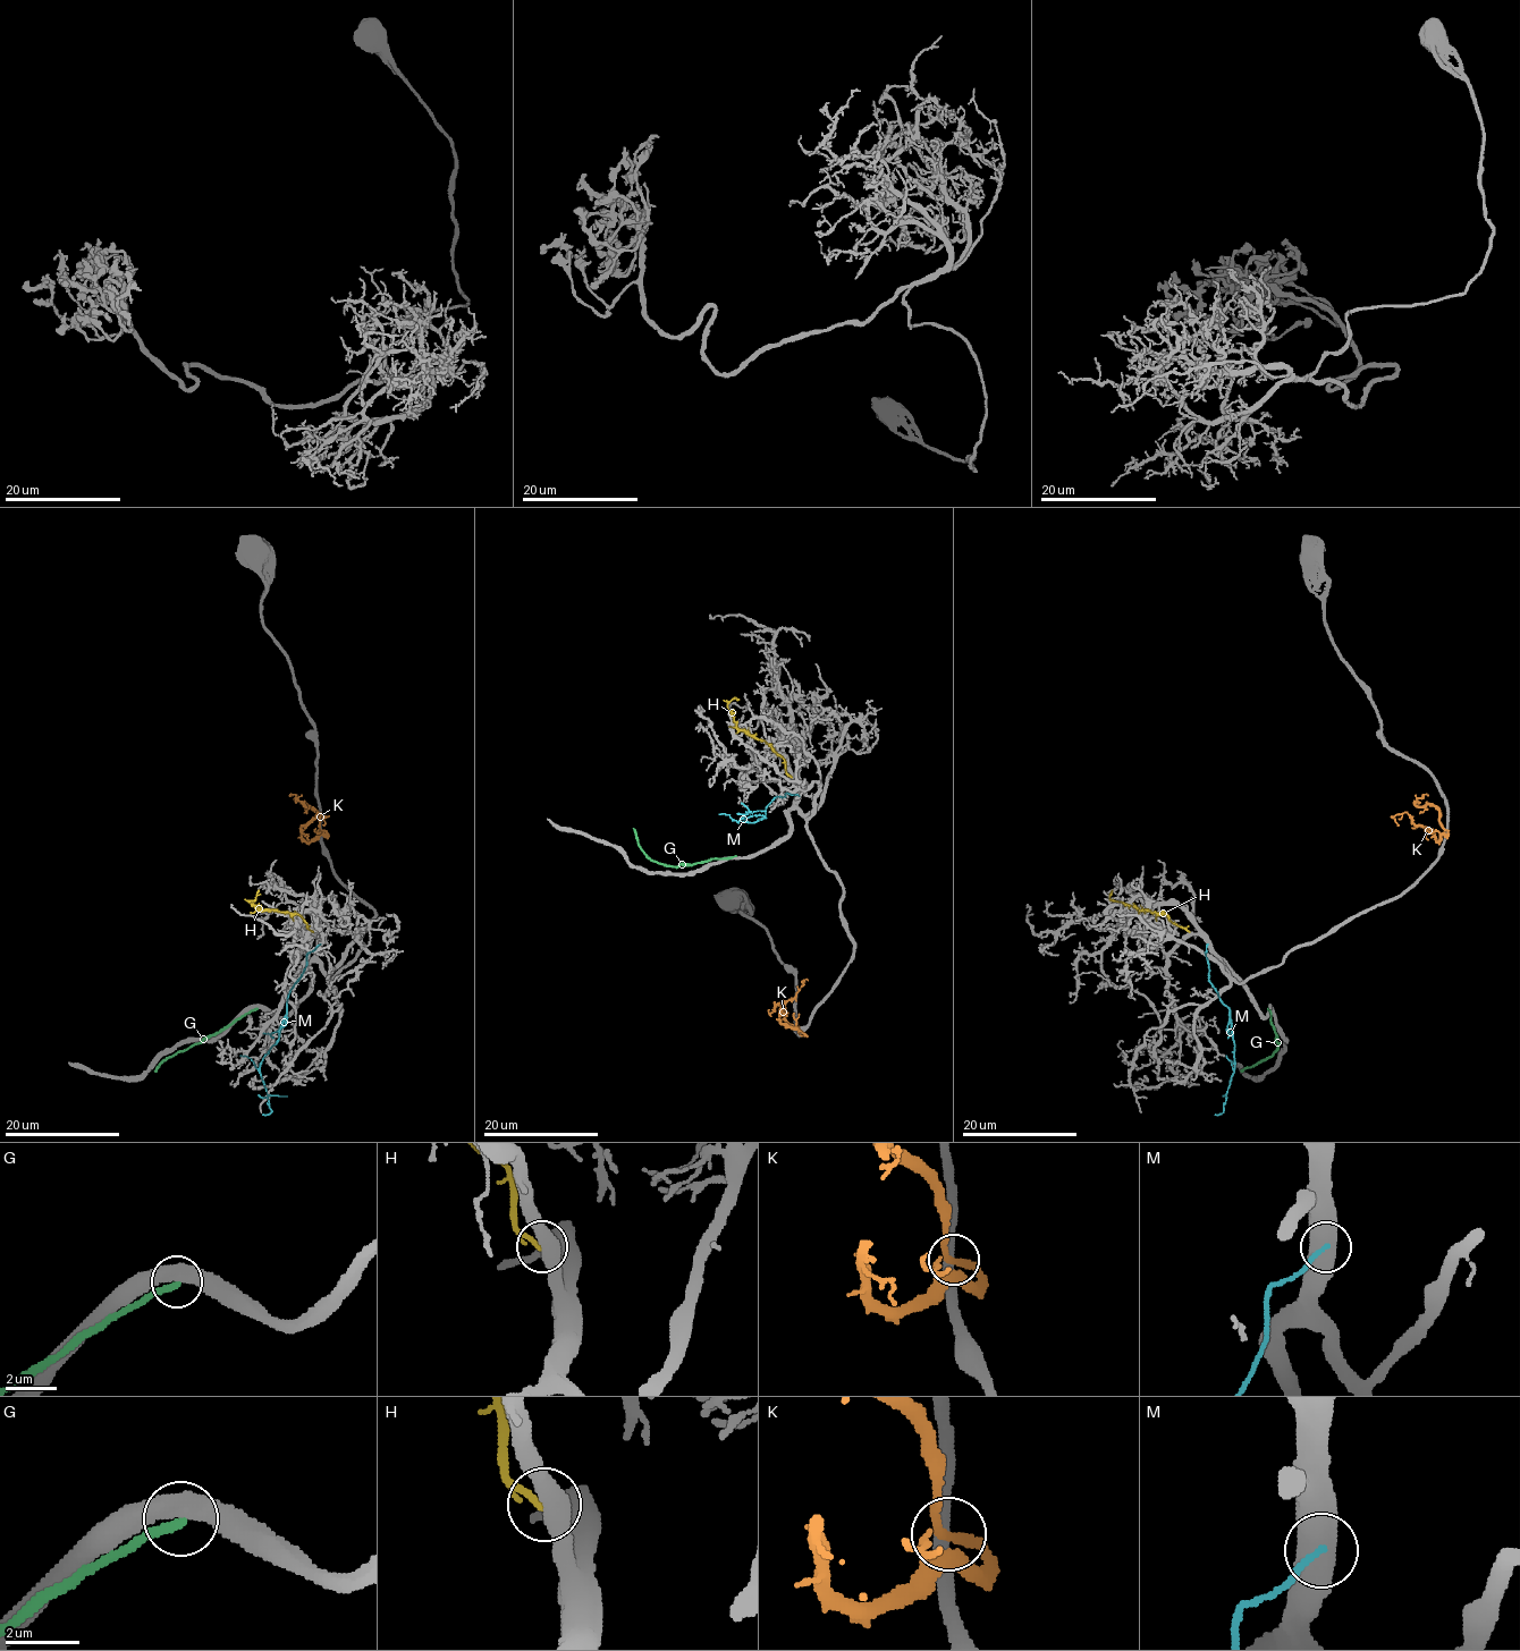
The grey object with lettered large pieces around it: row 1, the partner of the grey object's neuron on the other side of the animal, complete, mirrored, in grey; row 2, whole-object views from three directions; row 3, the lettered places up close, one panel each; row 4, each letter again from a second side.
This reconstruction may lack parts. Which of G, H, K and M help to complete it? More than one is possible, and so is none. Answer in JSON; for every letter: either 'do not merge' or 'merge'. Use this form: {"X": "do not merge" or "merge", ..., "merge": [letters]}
{"G": "do not merge", "H": "merge", "K": "do not merge", "M": "do not merge", "merge": ["H"]}

